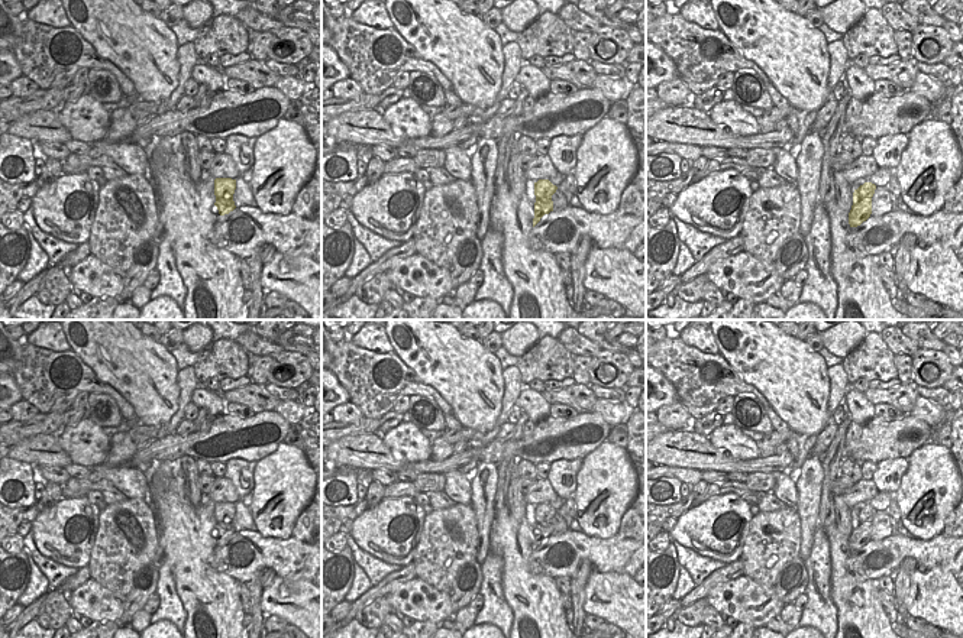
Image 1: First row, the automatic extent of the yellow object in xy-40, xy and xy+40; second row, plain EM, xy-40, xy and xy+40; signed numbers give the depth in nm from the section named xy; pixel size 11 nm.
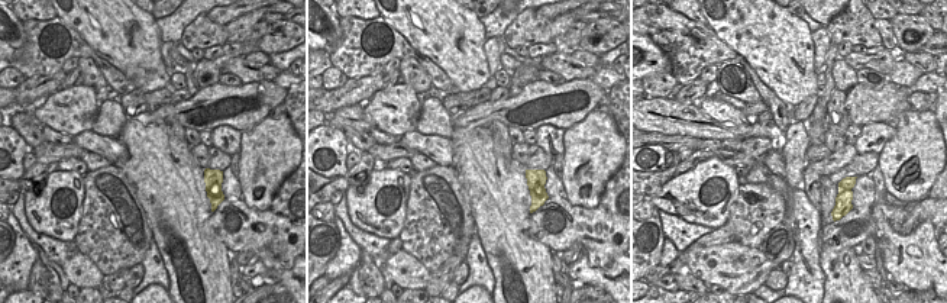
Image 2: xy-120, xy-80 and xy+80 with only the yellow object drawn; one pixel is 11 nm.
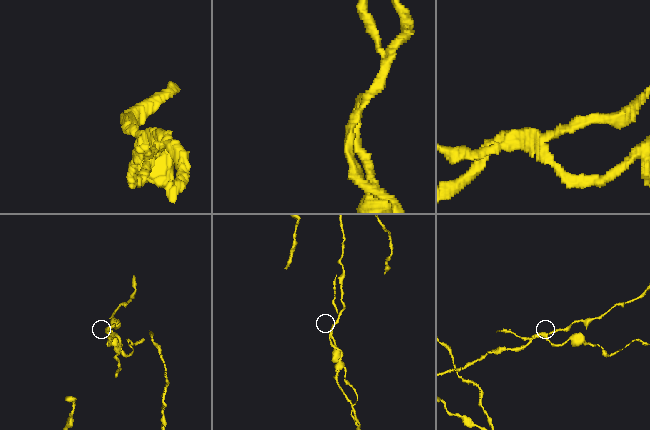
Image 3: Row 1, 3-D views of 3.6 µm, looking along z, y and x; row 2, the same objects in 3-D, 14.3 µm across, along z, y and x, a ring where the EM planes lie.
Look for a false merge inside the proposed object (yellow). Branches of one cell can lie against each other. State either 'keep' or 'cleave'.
cleave

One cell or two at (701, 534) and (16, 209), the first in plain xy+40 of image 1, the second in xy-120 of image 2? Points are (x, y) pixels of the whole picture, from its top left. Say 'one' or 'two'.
two

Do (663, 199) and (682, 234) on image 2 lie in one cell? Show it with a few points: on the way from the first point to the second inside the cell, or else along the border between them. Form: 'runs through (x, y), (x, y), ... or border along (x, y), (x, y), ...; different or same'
border along (658, 208), (704, 226); different

